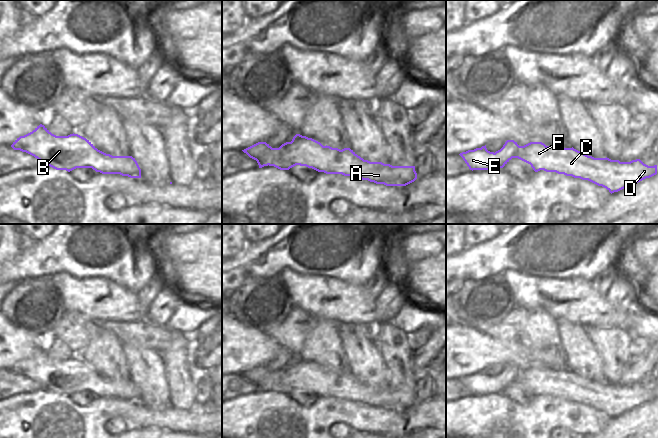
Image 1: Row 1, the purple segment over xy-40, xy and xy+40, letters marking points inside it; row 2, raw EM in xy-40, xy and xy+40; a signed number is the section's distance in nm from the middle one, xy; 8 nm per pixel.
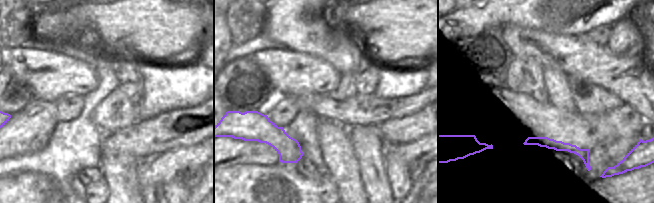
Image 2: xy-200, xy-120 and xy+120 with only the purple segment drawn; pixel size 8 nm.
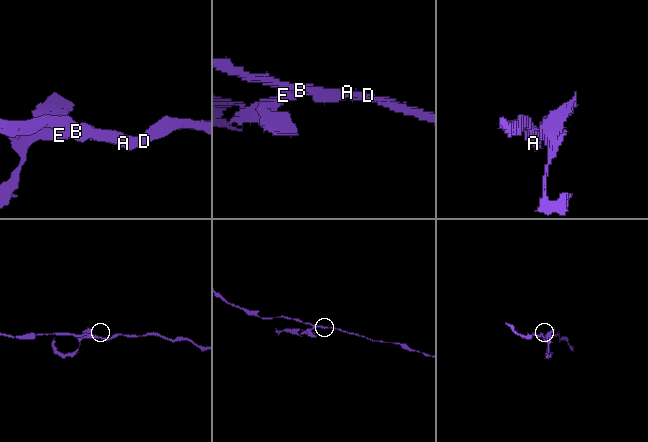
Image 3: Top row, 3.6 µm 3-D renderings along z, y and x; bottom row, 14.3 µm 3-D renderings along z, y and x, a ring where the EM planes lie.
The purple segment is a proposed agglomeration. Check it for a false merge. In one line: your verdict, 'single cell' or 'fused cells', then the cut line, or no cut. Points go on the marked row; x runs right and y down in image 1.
fused cells; cut xy (247, 154), (253, 154), (268, 164)

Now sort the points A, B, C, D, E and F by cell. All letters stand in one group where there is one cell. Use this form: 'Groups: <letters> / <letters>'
Groups: A B C D F / E.

